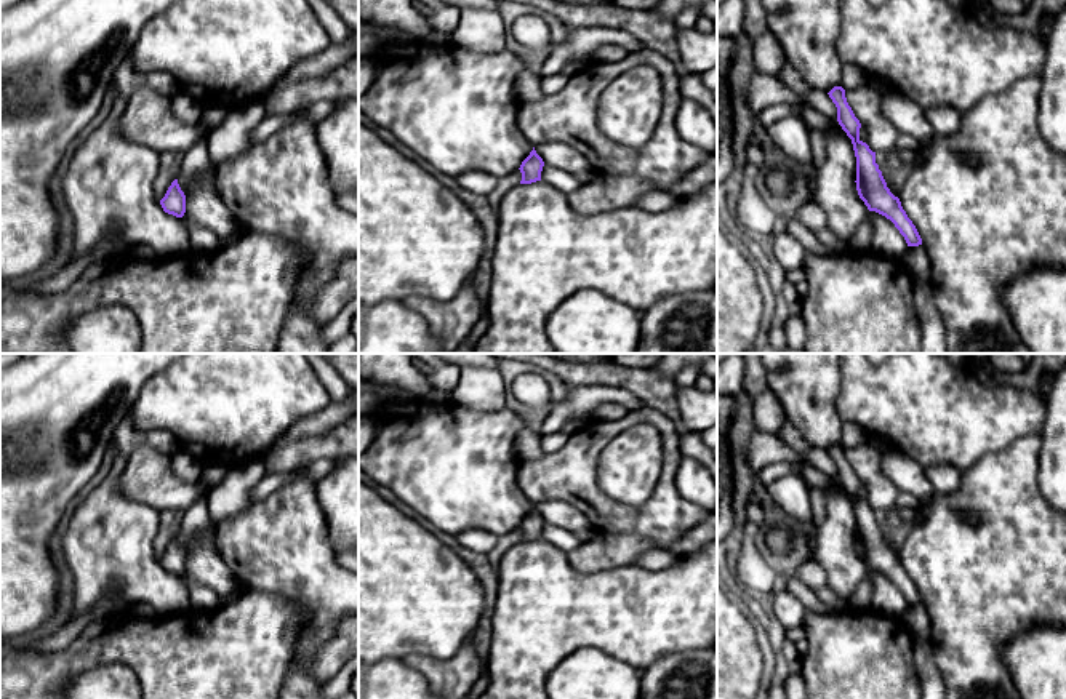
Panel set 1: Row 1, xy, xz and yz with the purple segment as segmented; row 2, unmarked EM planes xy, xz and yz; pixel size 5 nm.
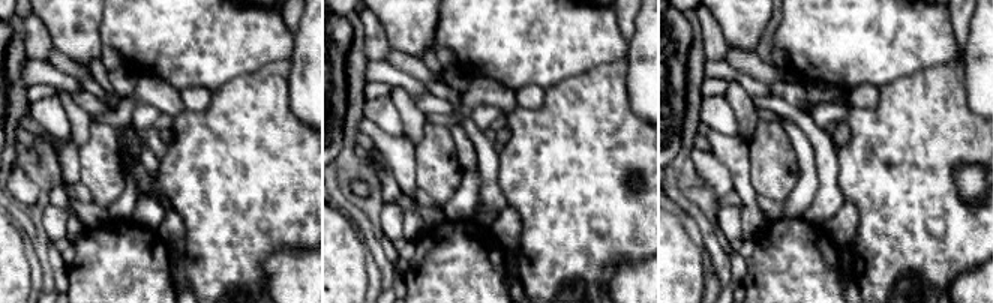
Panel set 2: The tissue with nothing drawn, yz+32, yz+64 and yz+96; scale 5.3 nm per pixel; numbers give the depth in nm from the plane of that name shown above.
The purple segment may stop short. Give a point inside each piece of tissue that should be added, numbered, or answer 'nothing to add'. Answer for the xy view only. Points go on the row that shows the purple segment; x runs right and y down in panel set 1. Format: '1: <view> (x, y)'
nothing to add

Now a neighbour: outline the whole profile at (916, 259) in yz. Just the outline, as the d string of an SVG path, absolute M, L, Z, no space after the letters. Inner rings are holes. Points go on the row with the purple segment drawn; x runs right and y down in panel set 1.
M924 245L908 246L901 259L904 262L904 267L909 270L912 285L916 288L920 285L930 285L932 277L930 258Z

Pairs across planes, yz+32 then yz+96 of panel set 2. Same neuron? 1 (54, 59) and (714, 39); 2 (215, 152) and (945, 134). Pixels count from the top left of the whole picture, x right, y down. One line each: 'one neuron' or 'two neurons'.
1: two neurons
2: one neuron

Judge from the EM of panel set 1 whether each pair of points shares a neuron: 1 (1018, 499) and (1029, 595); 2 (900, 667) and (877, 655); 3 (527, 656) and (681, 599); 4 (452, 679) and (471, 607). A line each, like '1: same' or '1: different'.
1: same
2: same
3: same
4: different

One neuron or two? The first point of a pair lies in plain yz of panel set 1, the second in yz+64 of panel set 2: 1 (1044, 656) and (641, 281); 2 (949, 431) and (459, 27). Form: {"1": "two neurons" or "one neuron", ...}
{"1": "one neuron", "2": "one neuron"}

